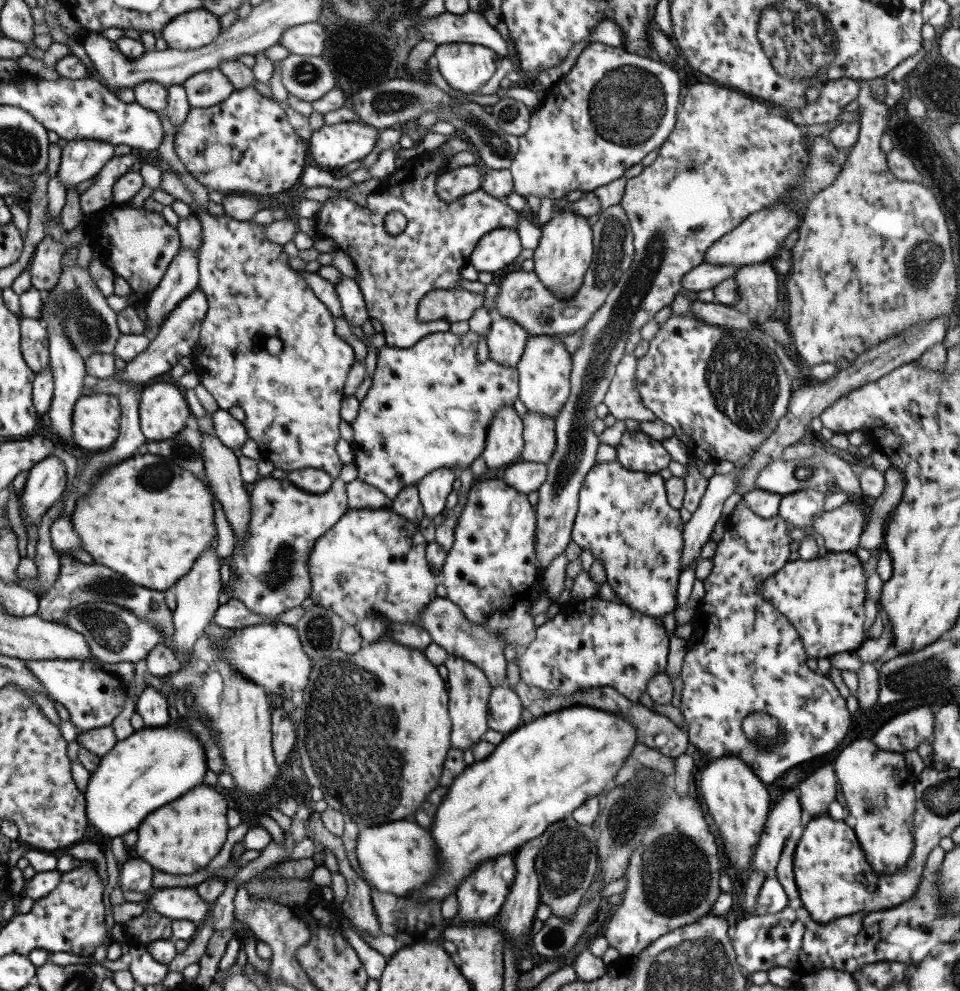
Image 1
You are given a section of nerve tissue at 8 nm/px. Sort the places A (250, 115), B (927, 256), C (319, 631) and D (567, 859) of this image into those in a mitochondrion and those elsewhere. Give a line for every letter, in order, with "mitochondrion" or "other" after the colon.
A: mitochondrion
B: mitochondrion
C: mitochondrion
D: mitochondrion

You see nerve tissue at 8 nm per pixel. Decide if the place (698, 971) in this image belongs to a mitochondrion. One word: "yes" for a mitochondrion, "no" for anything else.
yes

